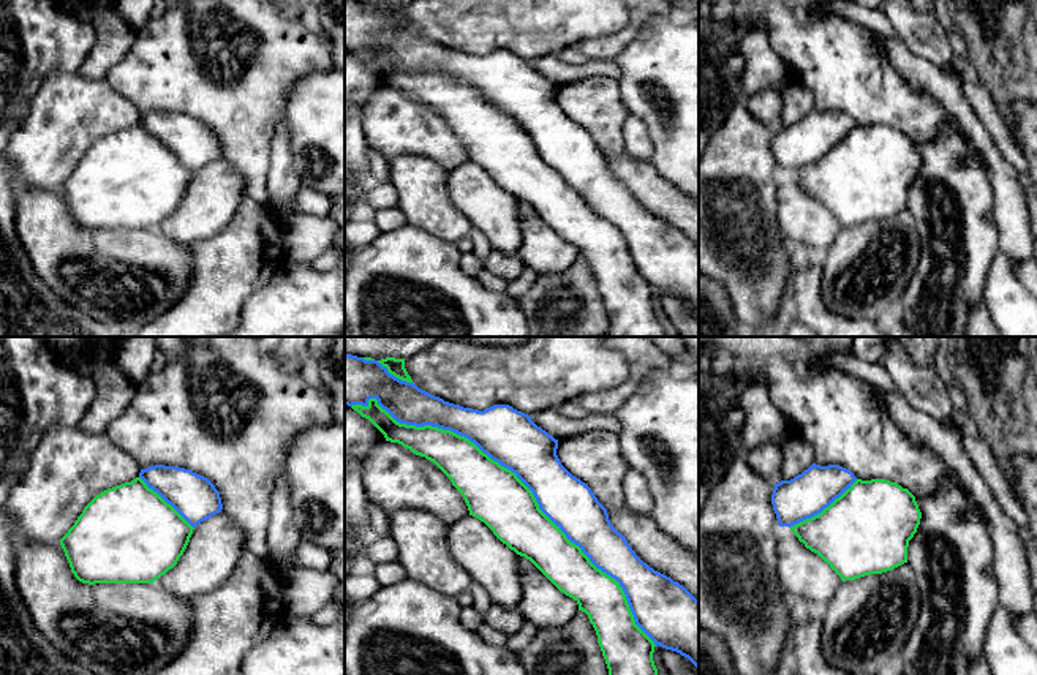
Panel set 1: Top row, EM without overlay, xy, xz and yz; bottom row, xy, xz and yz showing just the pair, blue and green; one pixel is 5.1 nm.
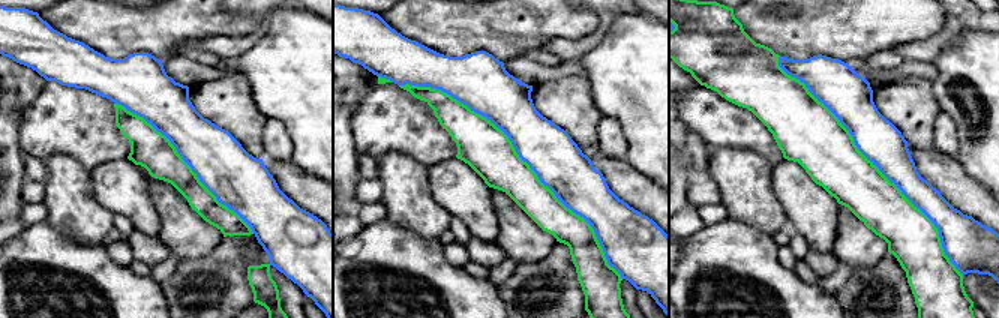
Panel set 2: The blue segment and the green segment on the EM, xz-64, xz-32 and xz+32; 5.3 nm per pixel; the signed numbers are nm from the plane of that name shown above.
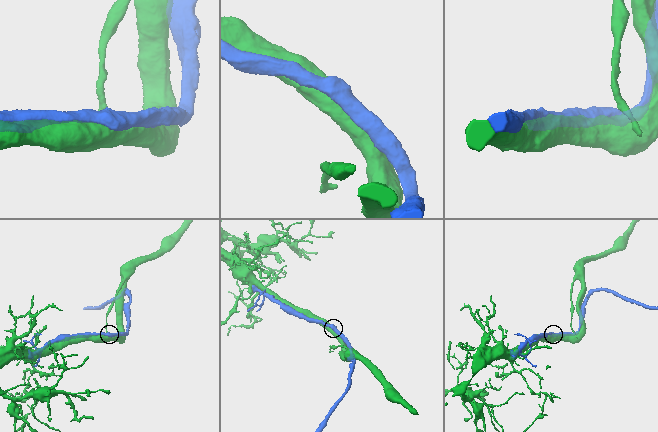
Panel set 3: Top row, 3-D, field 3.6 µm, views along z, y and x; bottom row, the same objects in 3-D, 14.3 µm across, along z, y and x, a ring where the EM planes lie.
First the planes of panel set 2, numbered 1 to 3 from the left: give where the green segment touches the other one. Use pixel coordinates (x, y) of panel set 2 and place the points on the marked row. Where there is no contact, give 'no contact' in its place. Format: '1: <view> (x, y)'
1: xz-64 (185, 161)
2: xz-32 (519, 156)
3: xz+32 (872, 161)

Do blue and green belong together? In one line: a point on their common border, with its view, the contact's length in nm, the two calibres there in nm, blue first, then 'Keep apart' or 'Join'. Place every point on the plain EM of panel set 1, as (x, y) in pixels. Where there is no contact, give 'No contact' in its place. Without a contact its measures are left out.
Touches blue at xz (519, 124). Shared border 1950 nm. Thickness 280 nm (blue) against 300 nm. Join

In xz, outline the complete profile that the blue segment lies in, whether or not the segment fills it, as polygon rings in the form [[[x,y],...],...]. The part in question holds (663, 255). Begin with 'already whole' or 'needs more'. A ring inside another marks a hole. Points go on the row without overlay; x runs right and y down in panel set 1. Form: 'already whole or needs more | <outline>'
needs more | [[[345,0],[345,51],[368,65],[384,81],[386,87],[398,89],[413,100],[433,107],[462,139],[469,161],[484,168],[503,190],[517,201],[530,206],[561,239],[579,250],[579,256],[588,261],[590,269],[596,277],[598,289],[609,315],[609,337],[666,337],[664,327],[659,324],[653,307],[653,299],[658,291],[688,304],[699,318],[699,247],[683,231],[654,217],[635,201],[626,183],[613,174],[607,155],[598,147],[591,134],[561,111],[556,101],[558,85],[537,73],[528,60],[517,57],[509,51],[493,51],[484,57],[477,57],[444,47],[439,43],[419,35],[413,28],[405,14],[405,5],[386,3],[375,6],[371,3],[357,3],[351,0]]]

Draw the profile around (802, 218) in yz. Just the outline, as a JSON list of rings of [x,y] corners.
[[[790,175],[781,179],[776,204],[778,228],[789,247],[806,243],[814,255],[822,255],[843,229],[830,210],[806,194]]]

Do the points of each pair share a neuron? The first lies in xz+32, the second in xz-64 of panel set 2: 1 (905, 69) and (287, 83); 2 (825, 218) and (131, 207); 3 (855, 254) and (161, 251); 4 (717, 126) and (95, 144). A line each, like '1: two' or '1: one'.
1: two
2: one
3: two
4: one

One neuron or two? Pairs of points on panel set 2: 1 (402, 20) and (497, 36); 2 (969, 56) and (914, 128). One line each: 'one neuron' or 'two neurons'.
1: one neuron
2: two neurons

